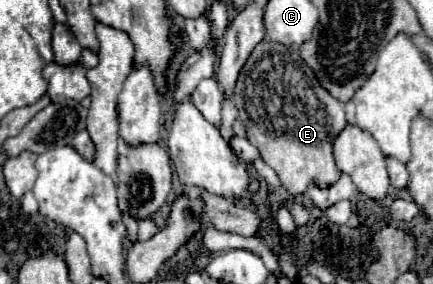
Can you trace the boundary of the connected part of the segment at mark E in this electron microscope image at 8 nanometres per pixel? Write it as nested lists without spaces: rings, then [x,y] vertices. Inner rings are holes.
[[[262,40],[240,70],[234,104],[246,126],[248,140],[260,150],[262,160],[276,170],[282,186],[292,196],[306,192],[312,180],[326,188],[340,178],[332,158],[332,140],[346,126],[344,104],[336,102],[318,84],[312,68],[300,58],[298,48]]]

